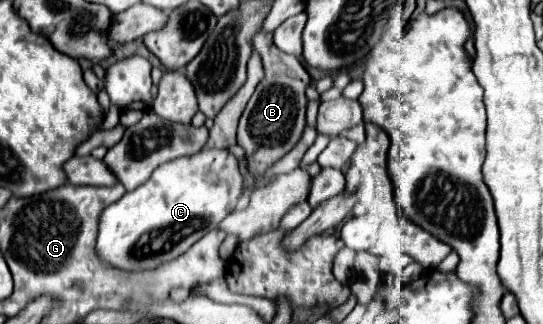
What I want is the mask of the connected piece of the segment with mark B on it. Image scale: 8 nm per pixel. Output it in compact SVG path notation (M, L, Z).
M260 30L254 36L254 50L262 58L264 78L256 86L238 122L238 144L248 154L250 172L260 178L268 166L288 154L300 140L306 126L306 88L312 84L310 74L296 56L280 52L272 44L272 32Z

